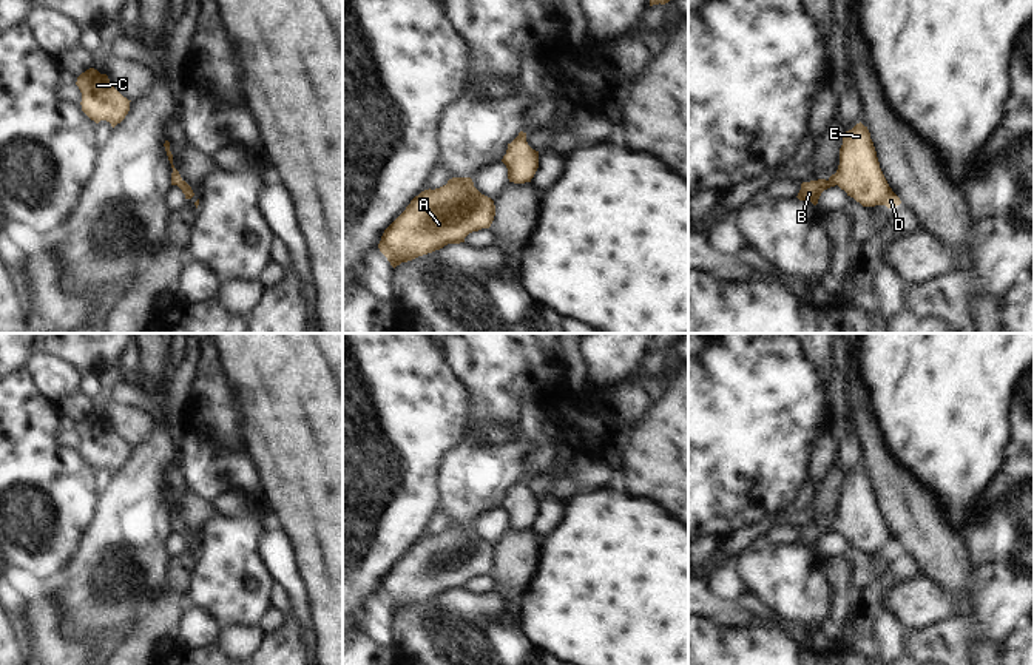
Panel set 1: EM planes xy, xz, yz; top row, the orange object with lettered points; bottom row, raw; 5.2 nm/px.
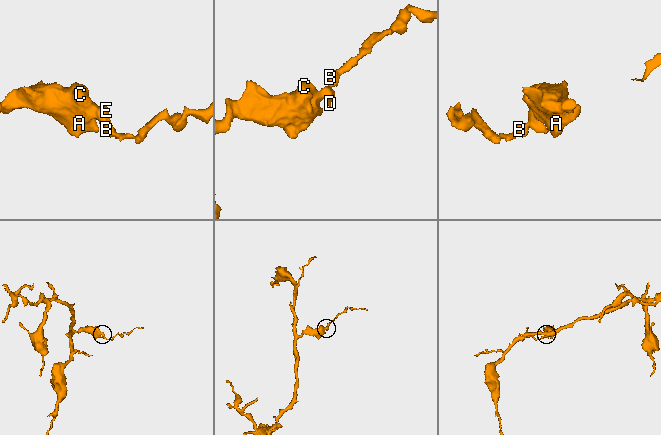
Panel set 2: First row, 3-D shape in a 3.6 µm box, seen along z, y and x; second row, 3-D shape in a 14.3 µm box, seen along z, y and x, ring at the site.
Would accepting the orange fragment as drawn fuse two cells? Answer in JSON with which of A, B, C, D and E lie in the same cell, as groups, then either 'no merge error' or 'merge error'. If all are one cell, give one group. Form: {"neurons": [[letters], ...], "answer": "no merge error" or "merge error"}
{"neurons": [["A", "B", "C", "D", "E"]], "answer": "no merge error"}

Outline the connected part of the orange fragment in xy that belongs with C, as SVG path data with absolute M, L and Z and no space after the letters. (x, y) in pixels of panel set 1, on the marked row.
M90 68L77 77L82 111L96 123L106 120L114 128L130 111L130 102L110 82L106 74Z

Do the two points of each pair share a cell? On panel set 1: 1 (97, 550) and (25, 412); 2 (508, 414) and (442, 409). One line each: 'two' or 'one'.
1: two
2: two

